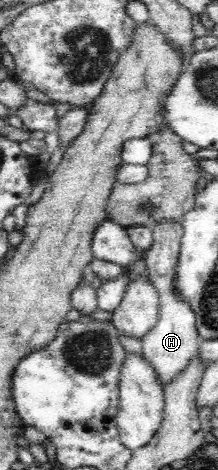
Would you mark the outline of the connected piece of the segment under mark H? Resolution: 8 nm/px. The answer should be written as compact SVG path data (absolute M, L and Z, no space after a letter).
M159 220L153 228L153 242L144 256L147 275L158 291L158 312L153 328L141 336L142 355L152 364L157 380L160 380L163 387L171 384L173 376L177 376L177 372L181 372L189 360L193 360L201 343L192 306L181 300L181 294L177 293L176 266L182 236L181 222Z

